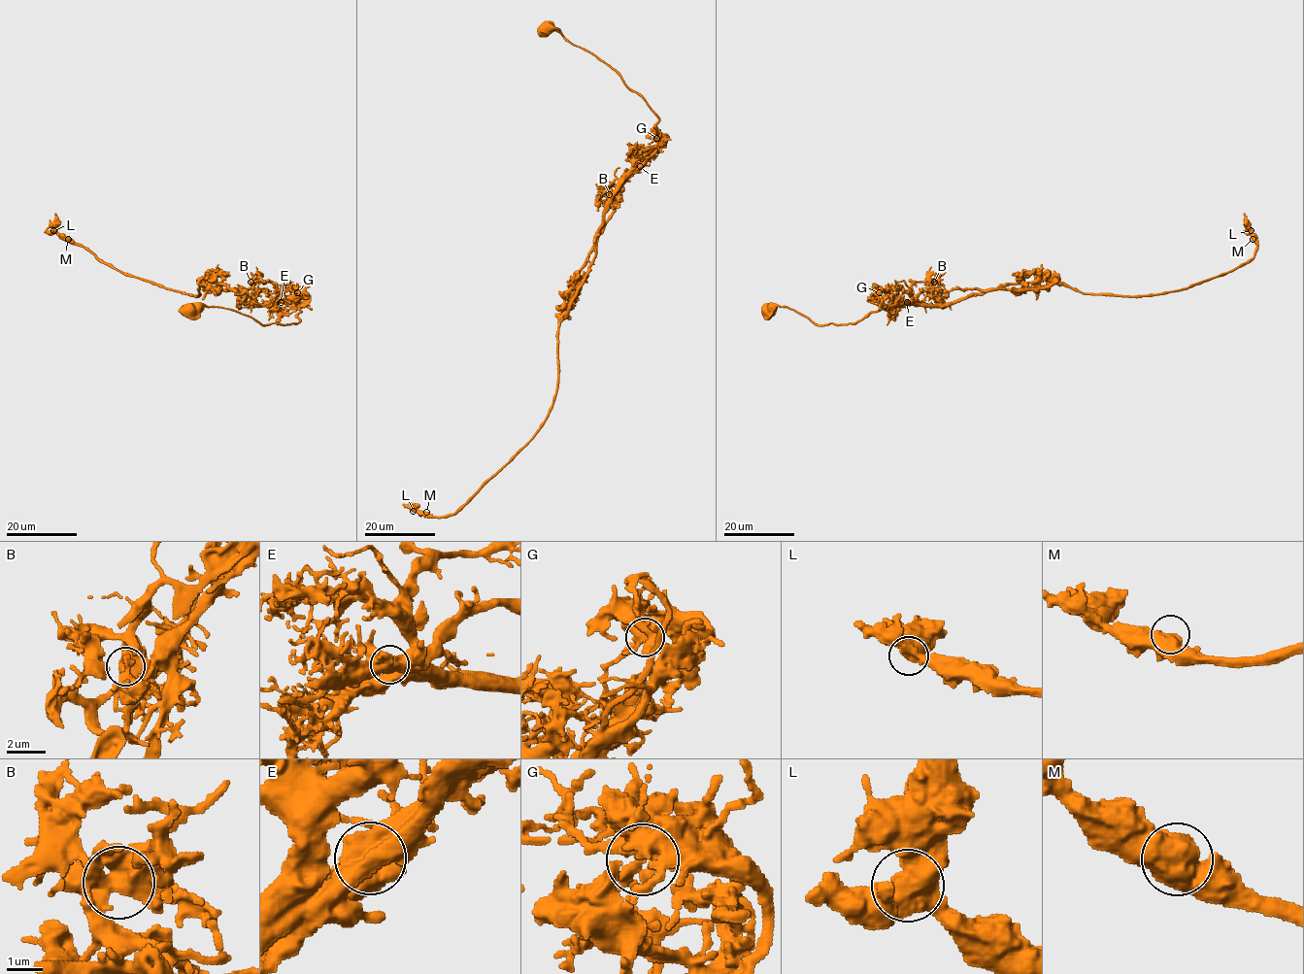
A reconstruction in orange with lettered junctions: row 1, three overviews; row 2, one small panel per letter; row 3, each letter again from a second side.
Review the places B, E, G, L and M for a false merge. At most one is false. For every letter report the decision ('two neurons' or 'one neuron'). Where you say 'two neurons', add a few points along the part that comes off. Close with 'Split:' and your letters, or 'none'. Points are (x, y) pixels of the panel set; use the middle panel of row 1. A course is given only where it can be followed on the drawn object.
B: one neuron
E: two neurons; course (639, 166), (618, 189), (616, 211), (598, 237), (588, 273), (567, 294), (564, 310), (584, 279), (583, 271)
G: one neuron
L: one neuron
M: one neuron
Split: E

